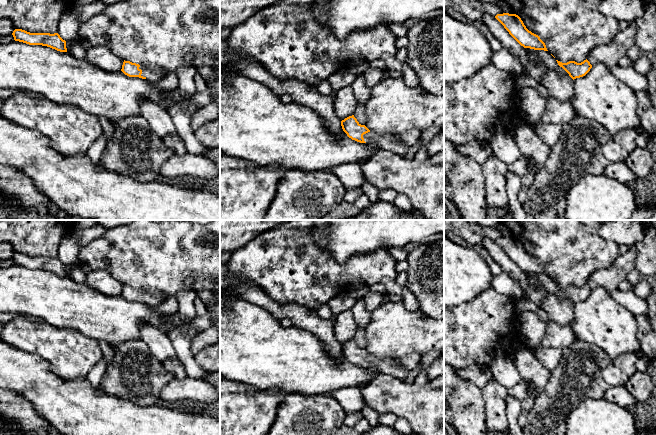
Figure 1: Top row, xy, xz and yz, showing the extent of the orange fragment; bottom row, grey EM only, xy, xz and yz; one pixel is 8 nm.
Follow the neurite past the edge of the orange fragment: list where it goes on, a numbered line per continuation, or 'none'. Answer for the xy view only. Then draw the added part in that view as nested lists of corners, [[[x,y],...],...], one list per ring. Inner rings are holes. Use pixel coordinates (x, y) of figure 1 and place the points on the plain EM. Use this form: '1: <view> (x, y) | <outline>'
1: xy (150, 299) | [[[140,290],[139,293],[142,294],[141,300],[145,301],[147,304],[158,305],[161,302],[165,301],[161,297],[155,297],[155,296],[153,296],[147,292],[144,292],[142,290]]]

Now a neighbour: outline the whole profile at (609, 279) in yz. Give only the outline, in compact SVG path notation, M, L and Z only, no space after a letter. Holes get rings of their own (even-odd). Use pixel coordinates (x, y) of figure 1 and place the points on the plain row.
M631 246L607 269L600 269L593 272L588 278L587 284L592 290L603 287L610 293L618 289L621 281L627 279L628 274L635 269L637 249Z

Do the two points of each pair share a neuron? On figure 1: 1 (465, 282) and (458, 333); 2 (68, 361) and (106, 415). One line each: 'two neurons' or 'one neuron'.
1: two neurons
2: two neurons

